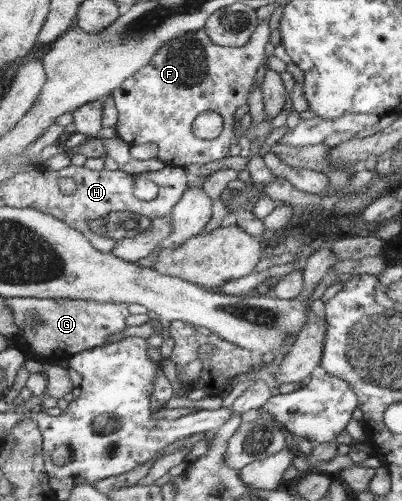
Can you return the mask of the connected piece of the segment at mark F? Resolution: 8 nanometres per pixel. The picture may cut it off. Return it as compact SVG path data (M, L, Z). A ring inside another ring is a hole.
M259 21L258 29L253 34L253 39L249 44L240 48L228 48L217 45L209 38L204 30L189 32L183 34L162 47L161 52L157 54L149 65L129 77L118 88L114 89L112 99L117 110L120 111L120 122L117 125L117 137L122 138L129 145L142 145L142 143L156 143L159 152L157 157L166 165L178 167L189 163L210 163L218 161L230 151L232 143L232 131L234 129L234 111L246 103L250 85L254 81L254 75L258 71L258 65L264 63L264 57L268 51L264 51L264 45L270 39L271 29L269 21ZM212 111L220 114L224 120L224 127L220 136L216 139L205 140L194 136L192 125L198 115Z

